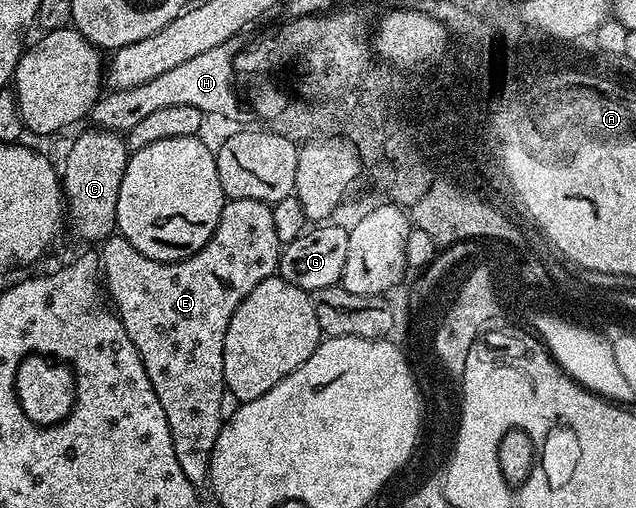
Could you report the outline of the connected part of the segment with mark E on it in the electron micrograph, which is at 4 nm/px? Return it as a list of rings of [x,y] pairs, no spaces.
[[[258,199],[225,200],[214,235],[197,253],[182,261],[161,263],[150,259],[119,235],[107,238],[99,246],[98,269],[102,274],[103,288],[104,285],[108,288],[108,293],[116,304],[114,312],[124,324],[126,335],[130,335],[142,359],[146,375],[154,387],[154,395],[158,395],[158,403],[162,403],[162,411],[166,411],[174,443],[174,455],[178,455],[182,471],[194,483],[203,482],[207,478],[208,464],[214,451],[214,443],[218,439],[222,414],[225,412],[226,327],[230,327],[230,319],[238,303],[242,303],[242,299],[246,299],[246,295],[250,295],[250,291],[254,291],[254,287],[258,287],[262,279],[277,272],[281,252],[280,240],[274,232],[272,205]]]

